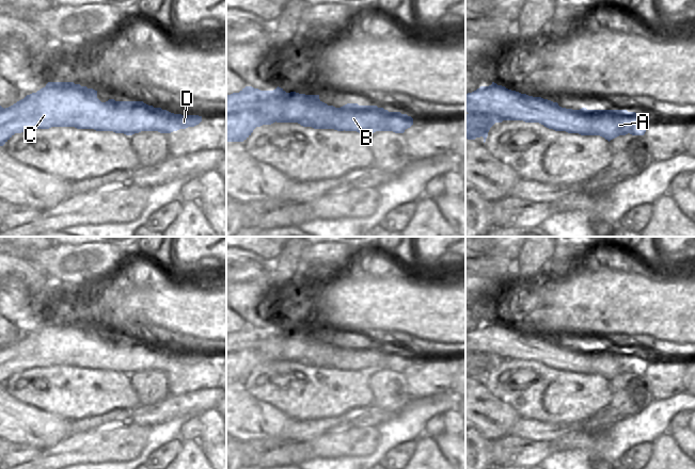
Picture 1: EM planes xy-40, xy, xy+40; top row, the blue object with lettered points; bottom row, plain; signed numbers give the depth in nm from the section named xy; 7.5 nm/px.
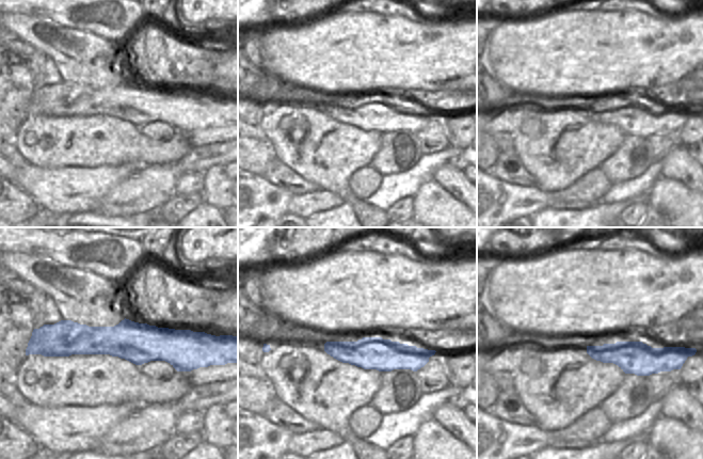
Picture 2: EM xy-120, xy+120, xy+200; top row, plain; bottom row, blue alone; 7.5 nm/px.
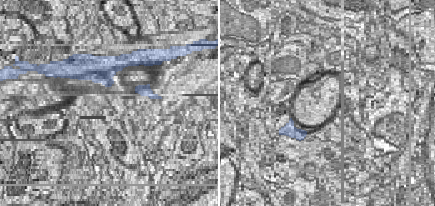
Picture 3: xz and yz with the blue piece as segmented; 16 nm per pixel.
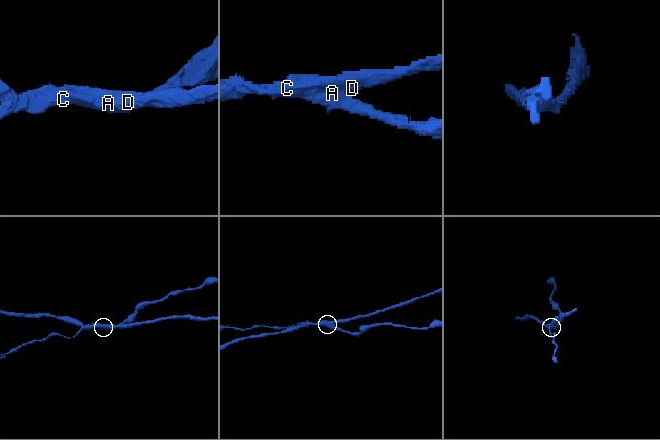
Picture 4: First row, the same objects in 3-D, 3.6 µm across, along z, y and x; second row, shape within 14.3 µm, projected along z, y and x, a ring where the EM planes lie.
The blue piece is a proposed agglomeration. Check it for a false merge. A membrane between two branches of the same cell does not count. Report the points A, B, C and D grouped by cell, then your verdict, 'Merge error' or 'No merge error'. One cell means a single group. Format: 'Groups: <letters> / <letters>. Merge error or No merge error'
Groups: A / B C D. Merge error

